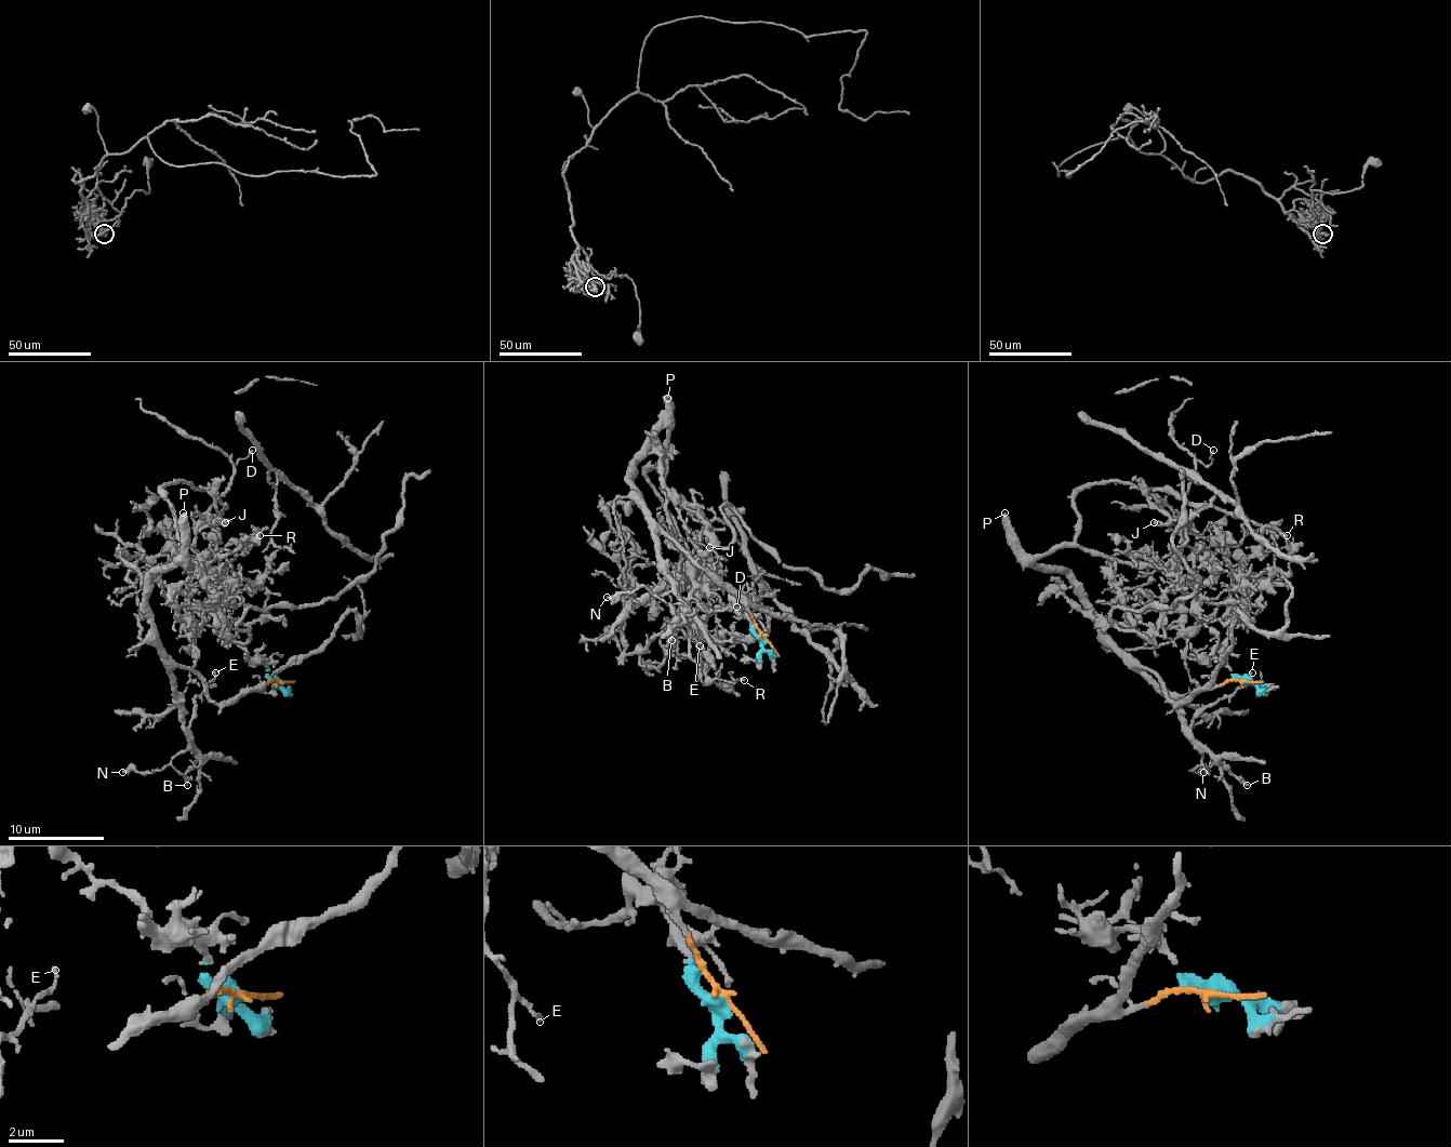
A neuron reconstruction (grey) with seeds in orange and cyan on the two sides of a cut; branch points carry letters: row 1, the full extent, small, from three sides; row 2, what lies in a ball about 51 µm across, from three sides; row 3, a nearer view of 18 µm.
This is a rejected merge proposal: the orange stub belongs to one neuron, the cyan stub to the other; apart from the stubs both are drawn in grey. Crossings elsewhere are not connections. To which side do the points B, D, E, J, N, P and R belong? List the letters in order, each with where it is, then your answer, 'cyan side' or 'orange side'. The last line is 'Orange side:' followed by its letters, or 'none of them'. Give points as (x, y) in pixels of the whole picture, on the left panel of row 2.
B: at (187, 785); orange side
D: at (252, 450); orange side
E: at (215, 672); orange side
J: at (225, 522); cyan side
N: at (122, 772); orange side
P: at (183, 512); orange side
R: at (260, 535); cyan side
Orange side: B, D, E, N, P

